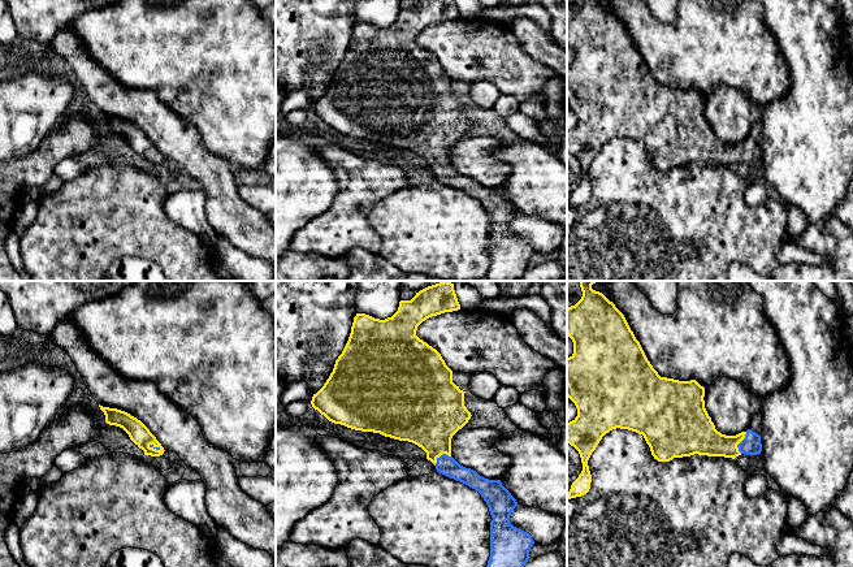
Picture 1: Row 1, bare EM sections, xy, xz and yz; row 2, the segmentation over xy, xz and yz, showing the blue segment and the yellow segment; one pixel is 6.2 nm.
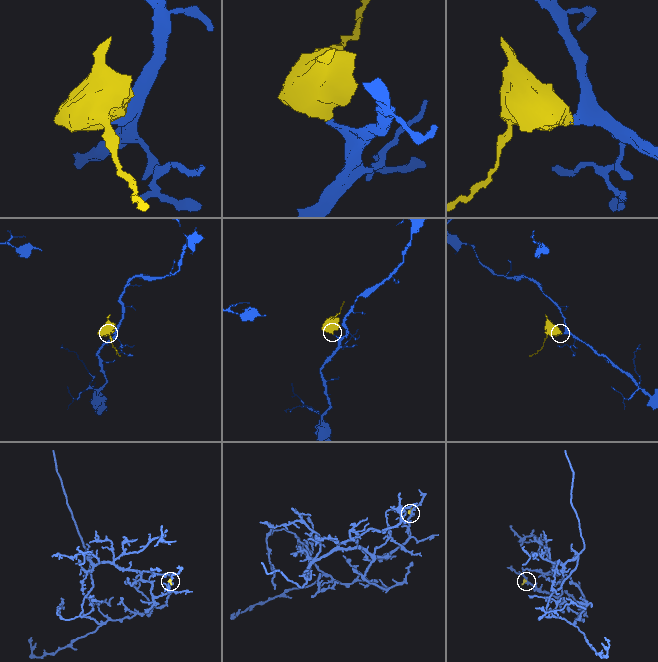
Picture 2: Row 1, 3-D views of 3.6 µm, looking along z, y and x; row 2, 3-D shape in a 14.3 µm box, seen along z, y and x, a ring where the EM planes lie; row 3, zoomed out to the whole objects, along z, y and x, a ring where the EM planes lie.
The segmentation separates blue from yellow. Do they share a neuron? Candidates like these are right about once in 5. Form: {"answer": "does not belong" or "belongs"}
{"answer": "belongs"}

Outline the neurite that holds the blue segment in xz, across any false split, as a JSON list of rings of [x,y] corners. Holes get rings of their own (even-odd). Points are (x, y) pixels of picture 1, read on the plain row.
[[[419,0],[411,9],[400,9],[398,20],[385,29],[356,22],[333,81],[313,103],[311,113],[334,133],[417,153],[437,181],[479,200],[493,226],[486,281],[519,281],[531,267],[534,250],[529,242],[510,231],[518,211],[501,189],[485,187],[451,165],[453,144],[472,125],[464,114],[466,100],[453,91],[453,79],[441,62],[416,44],[417,35],[426,27],[458,18],[460,13],[455,0]]]

